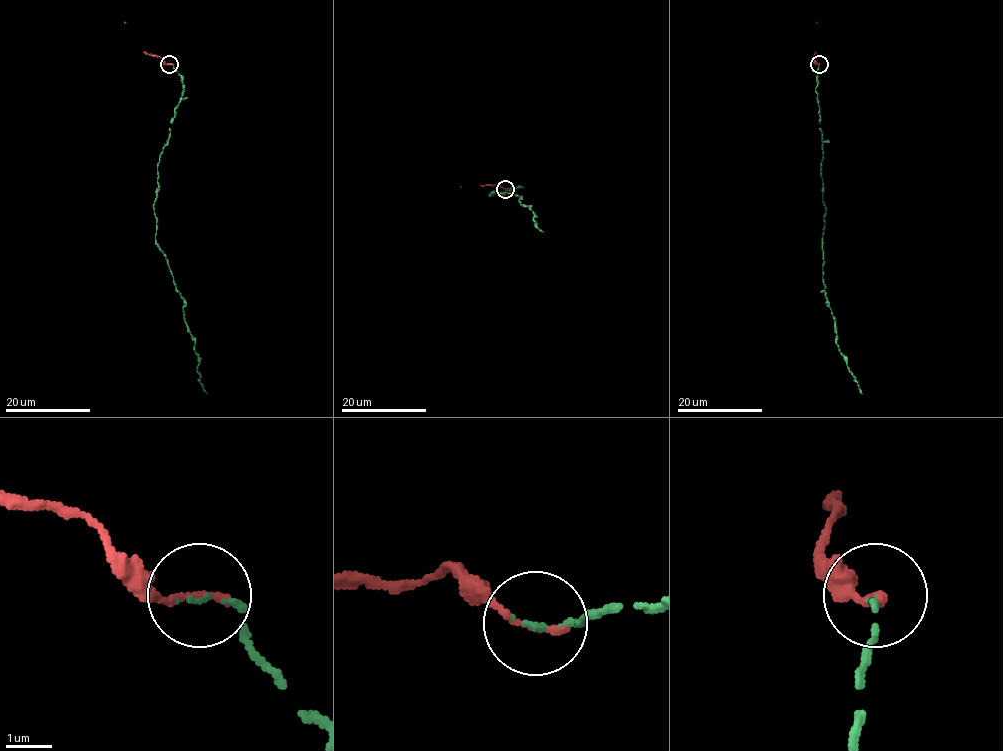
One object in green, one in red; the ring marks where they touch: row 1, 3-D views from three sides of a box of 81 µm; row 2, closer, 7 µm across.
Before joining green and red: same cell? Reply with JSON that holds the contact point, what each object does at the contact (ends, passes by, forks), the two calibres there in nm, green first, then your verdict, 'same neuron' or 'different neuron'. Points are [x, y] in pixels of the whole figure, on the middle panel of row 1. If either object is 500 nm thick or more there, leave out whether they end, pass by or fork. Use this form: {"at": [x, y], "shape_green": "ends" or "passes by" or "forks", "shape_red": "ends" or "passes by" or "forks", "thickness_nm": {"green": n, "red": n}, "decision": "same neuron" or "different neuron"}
{"at": [505, 189], "shape_green": "ends", "shape_red": "ends", "thickness_nm": {"green": 120, "red": 190}, "decision": "same neuron"}

